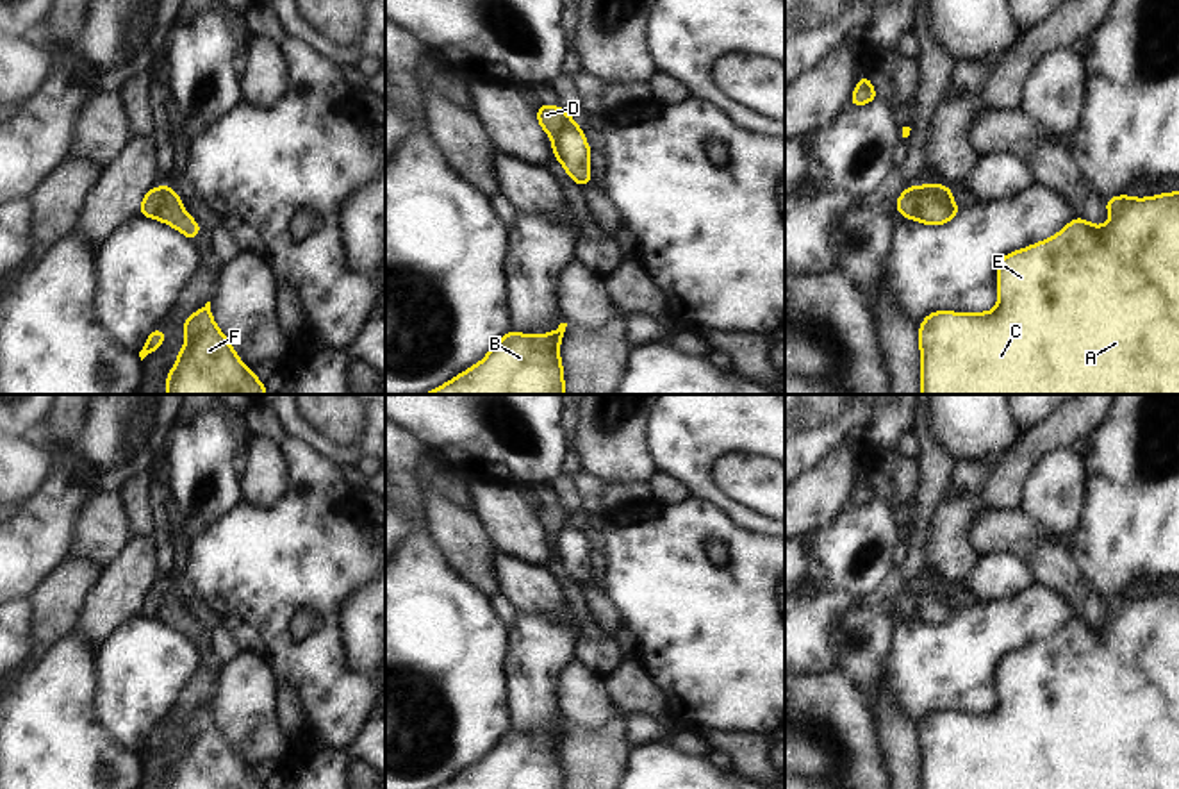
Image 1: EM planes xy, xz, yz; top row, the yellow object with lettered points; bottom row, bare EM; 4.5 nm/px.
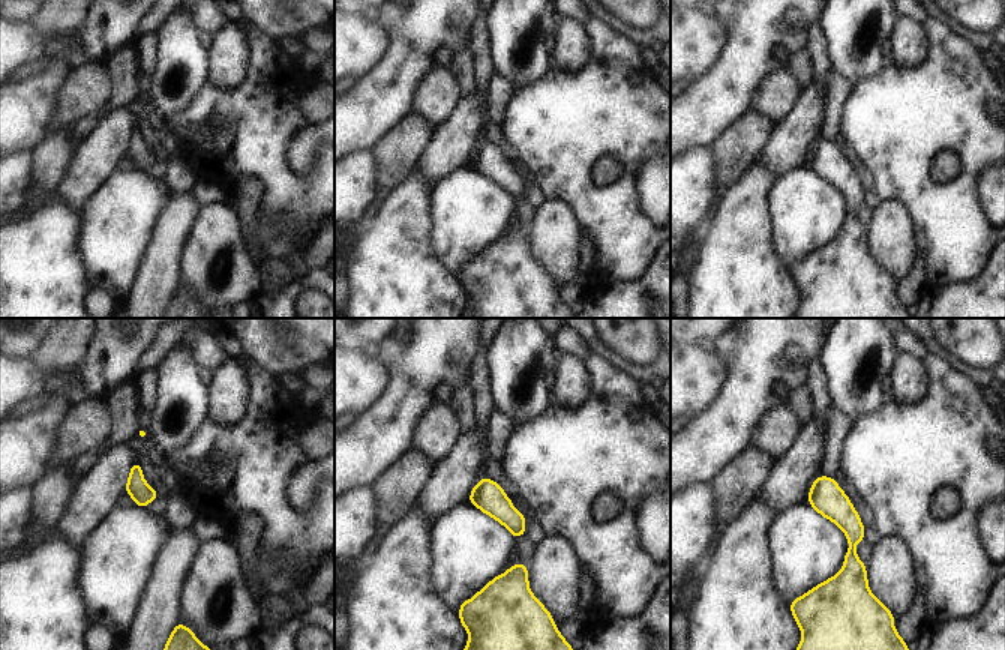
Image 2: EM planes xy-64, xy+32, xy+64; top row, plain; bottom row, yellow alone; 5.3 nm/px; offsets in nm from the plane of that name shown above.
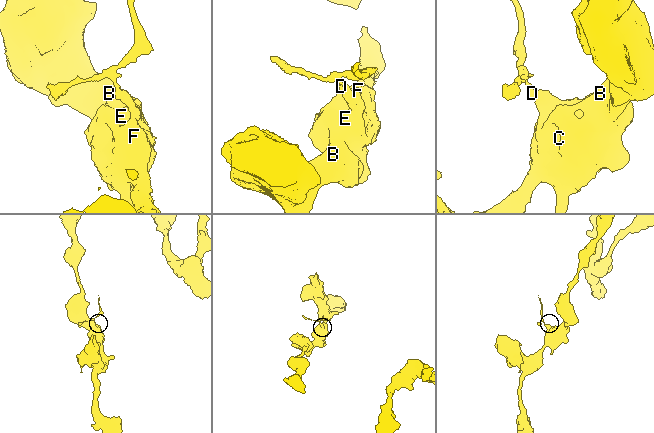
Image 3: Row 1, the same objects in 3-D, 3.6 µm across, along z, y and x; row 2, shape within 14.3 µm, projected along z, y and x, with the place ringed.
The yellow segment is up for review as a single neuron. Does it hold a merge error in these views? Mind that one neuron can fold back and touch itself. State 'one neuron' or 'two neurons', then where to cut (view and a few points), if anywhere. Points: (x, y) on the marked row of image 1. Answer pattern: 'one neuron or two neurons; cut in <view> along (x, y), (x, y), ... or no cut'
two neurons; cut in yz along (921, 188), (914, 218)

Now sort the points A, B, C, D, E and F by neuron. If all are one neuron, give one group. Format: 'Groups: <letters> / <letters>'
Groups: A B C E F / D.

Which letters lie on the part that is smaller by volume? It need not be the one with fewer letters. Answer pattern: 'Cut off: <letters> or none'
Cut off: D

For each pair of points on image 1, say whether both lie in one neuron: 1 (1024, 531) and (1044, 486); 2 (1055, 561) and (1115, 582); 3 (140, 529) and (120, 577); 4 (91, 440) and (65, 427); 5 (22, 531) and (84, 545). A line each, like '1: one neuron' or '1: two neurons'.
1: two neurons
2: two neurons
3: two neurons
4: two neurons
5: two neurons

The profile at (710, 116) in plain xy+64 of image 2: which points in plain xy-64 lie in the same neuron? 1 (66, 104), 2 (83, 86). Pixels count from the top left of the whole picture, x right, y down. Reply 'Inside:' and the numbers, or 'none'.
Inside: none

